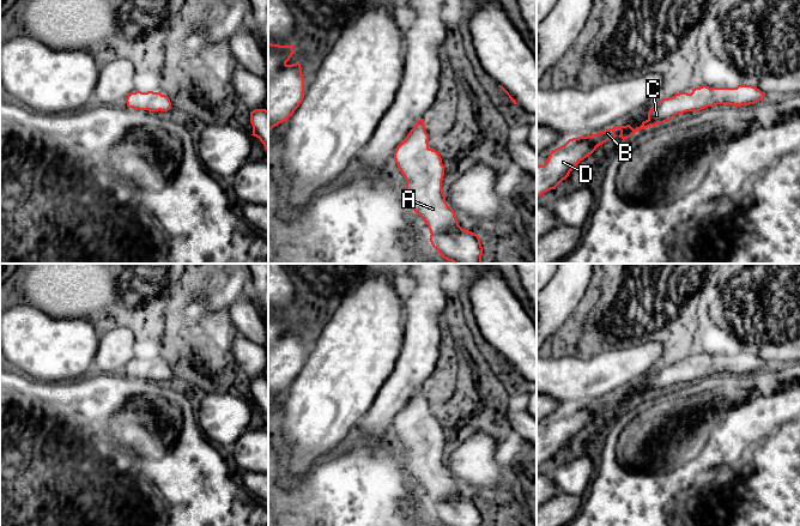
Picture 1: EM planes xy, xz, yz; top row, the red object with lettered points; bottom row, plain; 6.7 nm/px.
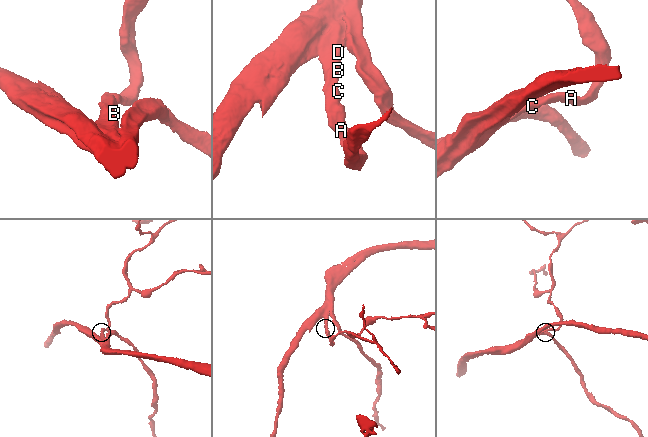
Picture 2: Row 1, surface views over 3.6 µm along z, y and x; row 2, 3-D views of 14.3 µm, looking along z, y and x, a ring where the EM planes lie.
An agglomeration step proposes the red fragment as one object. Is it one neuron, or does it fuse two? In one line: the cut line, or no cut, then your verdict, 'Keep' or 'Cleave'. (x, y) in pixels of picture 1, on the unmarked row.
No split. Keep

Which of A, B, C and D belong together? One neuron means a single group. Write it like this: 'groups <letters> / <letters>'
groups A B C D

